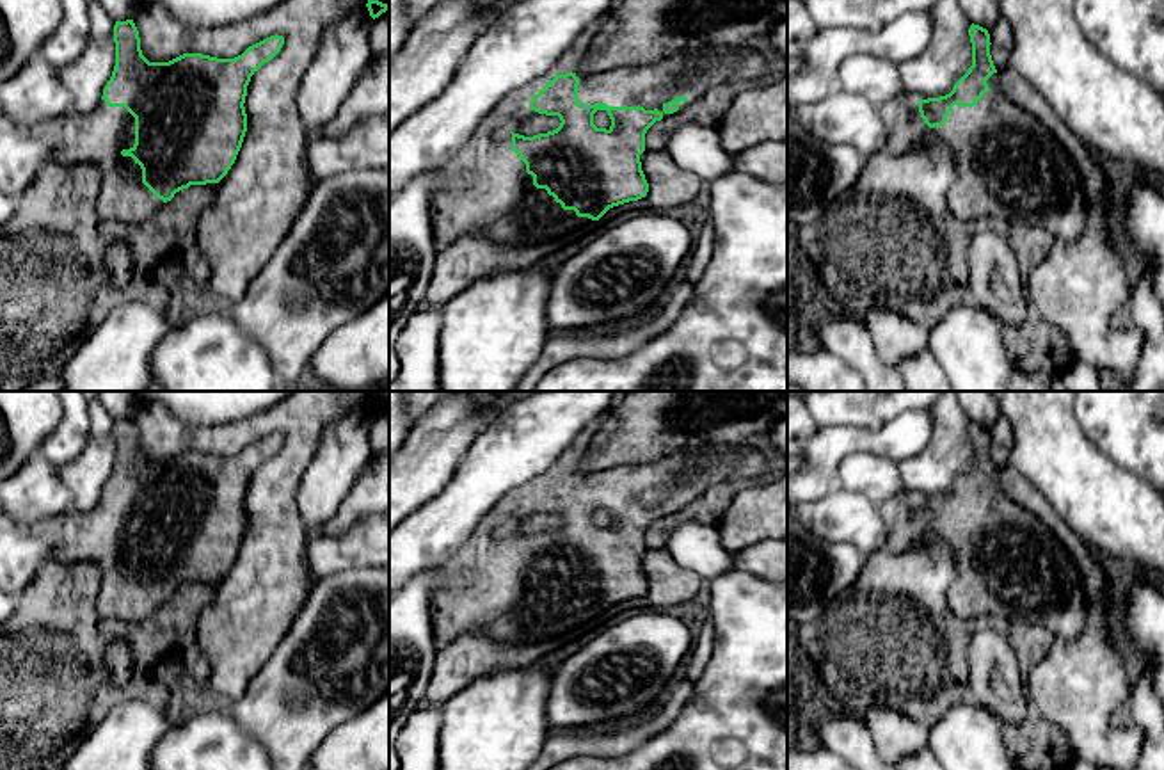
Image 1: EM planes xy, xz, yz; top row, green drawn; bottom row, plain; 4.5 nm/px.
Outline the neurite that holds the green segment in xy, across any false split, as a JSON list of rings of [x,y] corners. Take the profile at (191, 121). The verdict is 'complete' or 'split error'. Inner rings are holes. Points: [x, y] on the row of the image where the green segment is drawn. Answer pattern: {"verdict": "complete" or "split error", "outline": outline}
{"verdict": "split error", "outline": [[[133,20],[116,21],[116,66],[101,101],[87,114],[66,121],[66,133],[53,133],[52,162],[94,164],[100,169],[98,217],[105,222],[140,222],[190,185],[219,183],[236,160],[247,132],[245,96],[251,76],[283,48],[283,36],[270,36],[235,59],[183,53],[169,62],[149,62],[140,50]]]}

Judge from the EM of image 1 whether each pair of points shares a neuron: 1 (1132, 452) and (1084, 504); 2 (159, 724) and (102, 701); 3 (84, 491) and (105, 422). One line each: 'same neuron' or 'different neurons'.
1: different neurons
2: different neurons
3: same neuron

